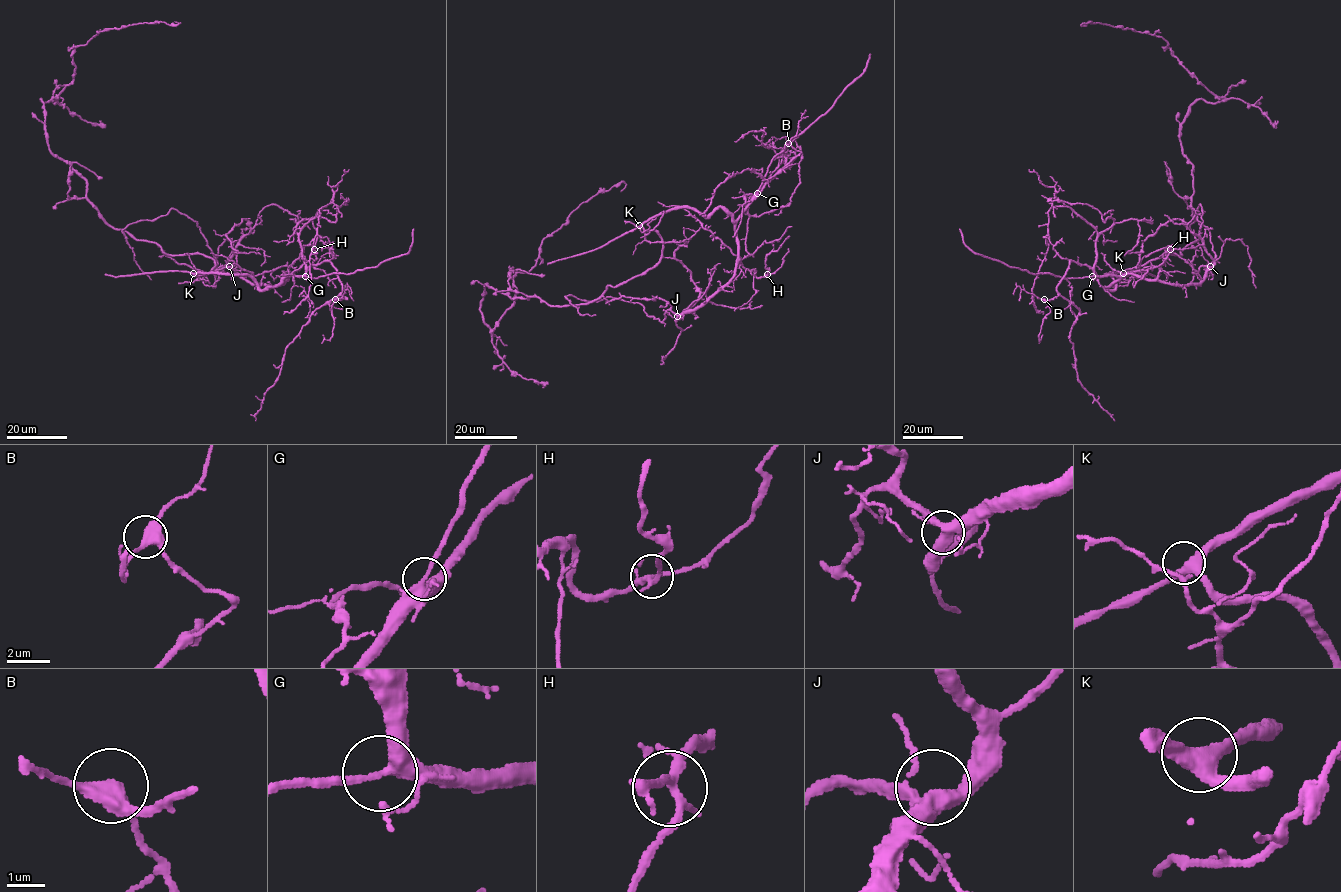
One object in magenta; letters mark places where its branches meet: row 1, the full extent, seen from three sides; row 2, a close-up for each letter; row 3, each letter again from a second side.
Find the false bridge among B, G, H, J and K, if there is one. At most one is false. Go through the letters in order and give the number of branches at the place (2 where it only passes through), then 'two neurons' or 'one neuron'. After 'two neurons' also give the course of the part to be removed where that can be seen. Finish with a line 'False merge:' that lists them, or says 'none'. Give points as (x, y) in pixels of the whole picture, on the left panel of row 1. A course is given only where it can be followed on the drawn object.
B: 3 | one neuron
G: 4 | one neuron
H: 4 | one neuron
J: 4 | one neuron
K: 3 | one neuron
False merge: none

